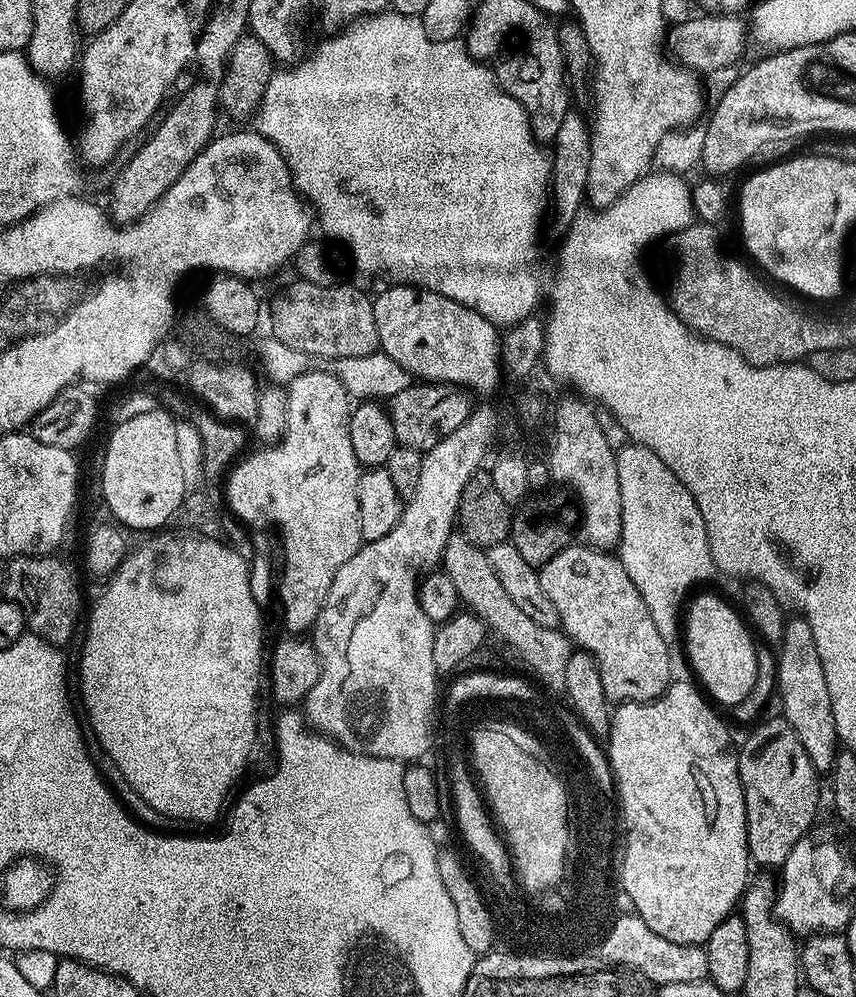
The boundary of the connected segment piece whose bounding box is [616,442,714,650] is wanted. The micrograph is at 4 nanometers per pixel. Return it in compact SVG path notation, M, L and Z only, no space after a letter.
M628 442L624 449L616 452L616 461L618 486L622 490L622 534L618 555L622 566L626 566L626 574L630 574L630 582L638 586L638 594L642 594L650 610L650 618L654 618L658 634L662 634L666 646L672 650L682 640L682 605L686 597L693 591L691 588L695 584L710 579L712 572L714 573L706 522L702 522L702 510L698 510L698 502L692 497L690 490L676 477L674 470L670 470L670 466L666 466L666 462L662 462L662 458L654 454L654 450L643 444Z

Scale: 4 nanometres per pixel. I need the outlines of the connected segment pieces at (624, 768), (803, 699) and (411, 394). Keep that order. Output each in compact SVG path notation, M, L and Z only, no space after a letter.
M673 682L656 700L630 700L621 703L617 707L620 709L611 713L606 753L611 764L615 791L618 793L618 808L621 813L624 811L624 861L620 864L619 887L630 894L635 906L635 915L640 916L642 922L646 922L646 926L654 930L654 934L662 934L662 938L670 942L704 946L707 945L710 934L714 934L714 926L718 926L718 922L722 922L727 916L733 915L734 909L739 905L750 879L750 857L746 834L746 802L738 774L737 749L734 744L732 748L732 736L728 733L727 726L720 721L719 714L715 712L717 709L709 703L705 693L695 683L692 684Z
M789 619L784 625L784 637L778 645L776 682L778 685L778 704L784 707L783 719L798 734L802 750L806 750L810 762L817 773L831 773L832 763L838 755L838 741L834 726L834 710L830 706L830 690L826 690L826 674L822 674L822 658L814 646L814 634L807 620Z
M413 382L400 394L394 394L387 401L388 417L394 426L397 445L401 448L413 448L421 454L428 452L446 434L458 430L462 422L474 411L473 397L458 384L433 384L431 382Z

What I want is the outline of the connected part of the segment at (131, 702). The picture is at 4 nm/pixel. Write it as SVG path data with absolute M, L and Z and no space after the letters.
M191 537L181 544L175 542L160 543L152 545L146 551L140 552L140 556L132 556L132 560L128 560L128 564L124 564L120 576L116 576L116 584L112 584L112 592L108 592L108 596L104 596L104 600L100 600L97 605L91 605L90 613L86 616L86 624L88 620L88 629L84 632L84 696L88 696L88 708L92 708L92 724L96 724L96 732L100 732L100 740L104 740L104 744L108 744L108 752L112 752L112 756L116 756L116 760L120 760L120 768L124 768L124 772L128 772L128 780L132 780L132 784L136 784L136 788L140 788L140 792L144 792L144 796L148 796L148 800L152 800L152 804L156 804L156 808L164 808L164 812L172 812L172 816L196 816L196 820L212 820L219 821L220 807L224 804L224 799L228 796L228 791L236 784L236 779L244 772L244 767L248 764L248 759L252 756L252 747L256 744L256 695L260 692L260 663L265 663L266 648L264 652L264 620L260 617L262 612L261 605L257 604L254 594L250 594L250 578L248 577L249 561L246 556L238 552L235 547L227 548L226 546L218 546L212 539L203 539Z

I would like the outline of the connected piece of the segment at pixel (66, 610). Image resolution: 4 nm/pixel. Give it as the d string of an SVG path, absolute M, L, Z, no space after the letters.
M49 554L46 556L18 556L7 561L8 564L8 573L4 576L4 592L3 595L14 601L18 607L22 610L22 614L24 615L24 623L26 625L27 631L31 633L33 636L41 636L43 640L48 644L54 644L57 646L64 646L69 643L68 639L71 638L72 635L76 632L76 623L81 623L82 620L82 612L80 616L80 588L76 585L76 580L72 577L72 572L67 568L66 565L63 564L60 560L55 560L57 557L55 555Z

